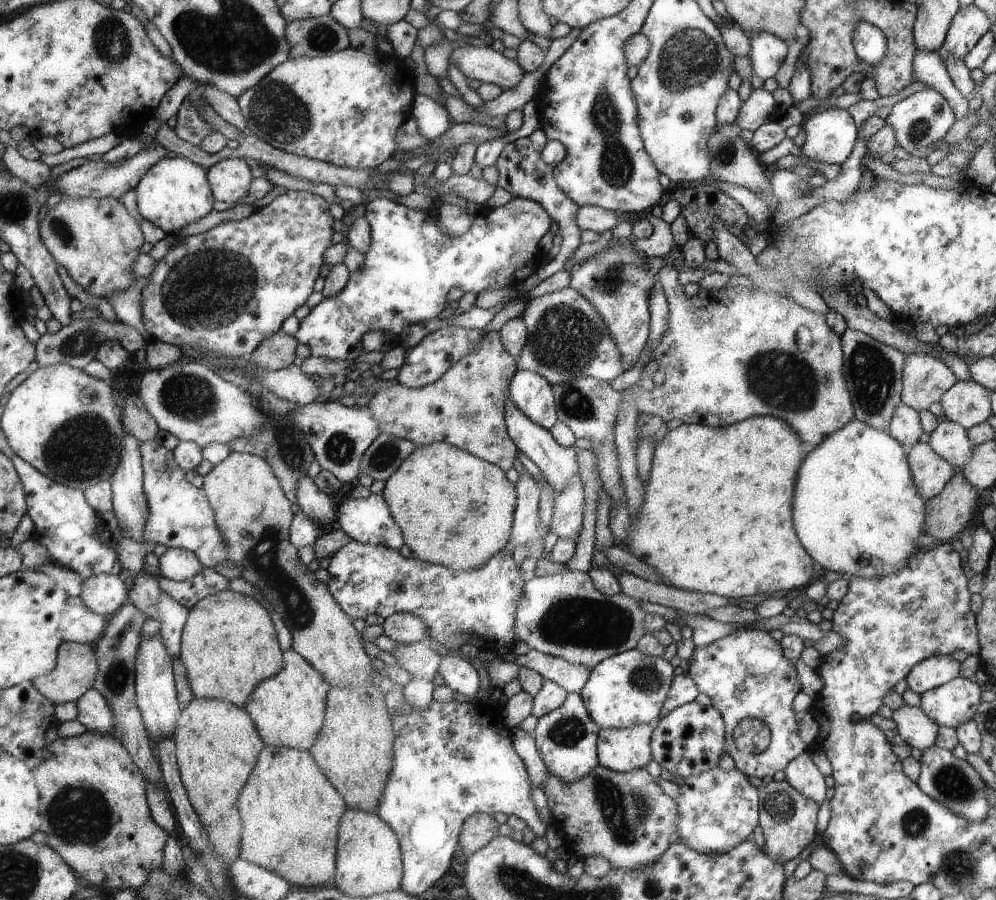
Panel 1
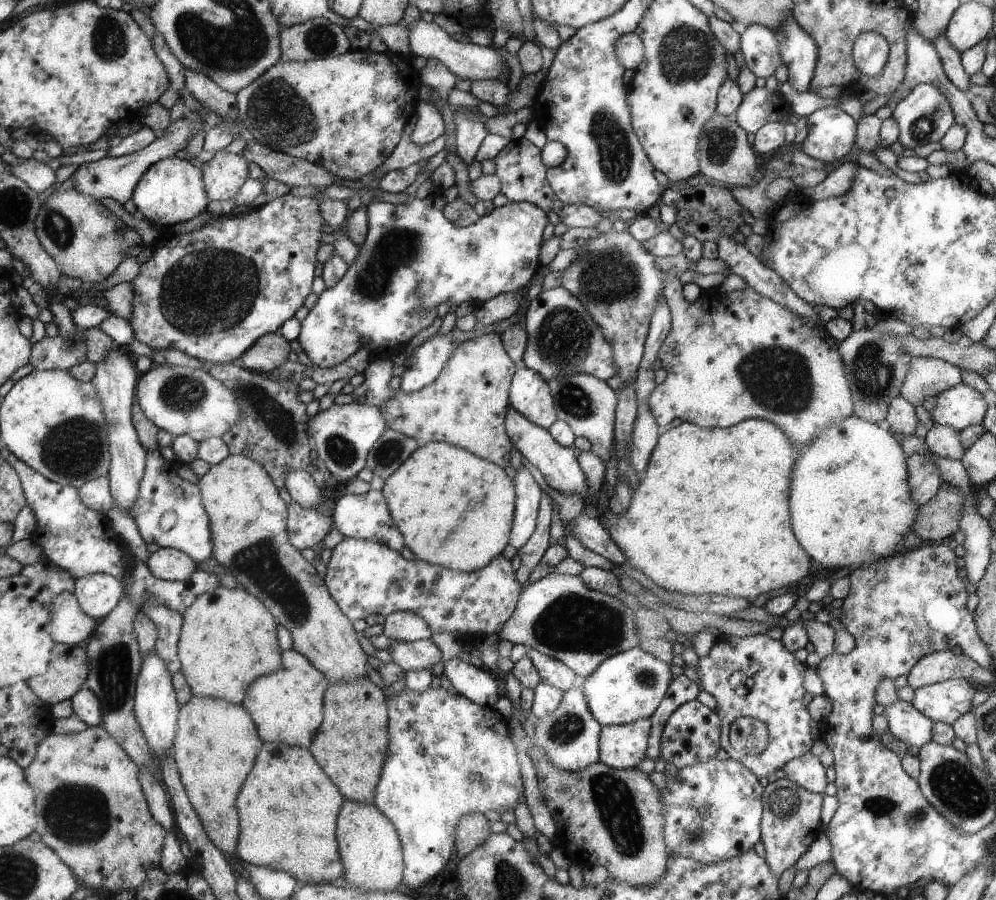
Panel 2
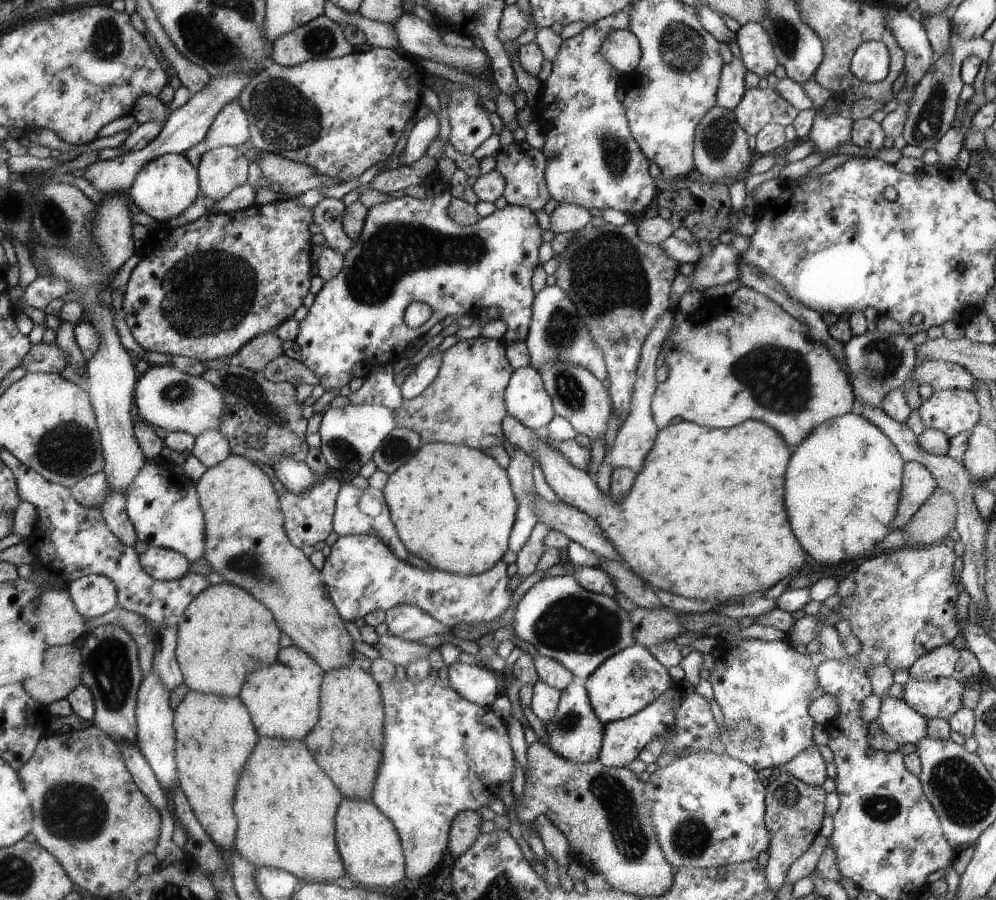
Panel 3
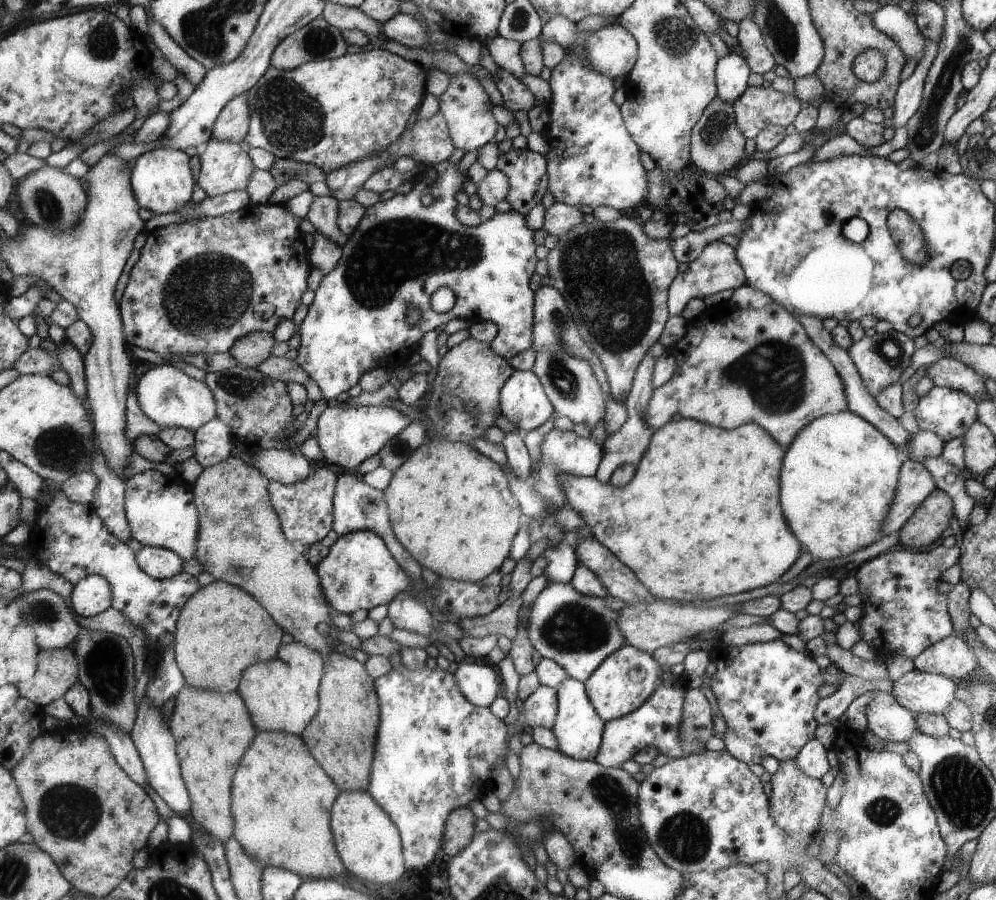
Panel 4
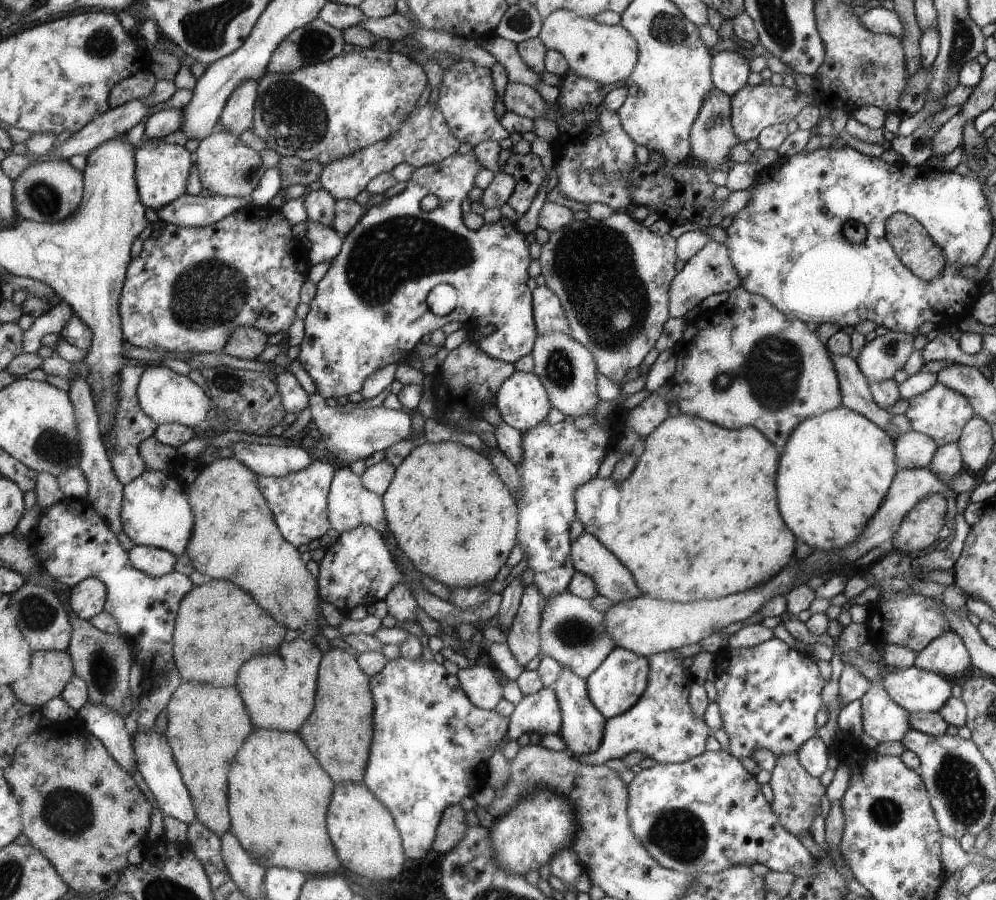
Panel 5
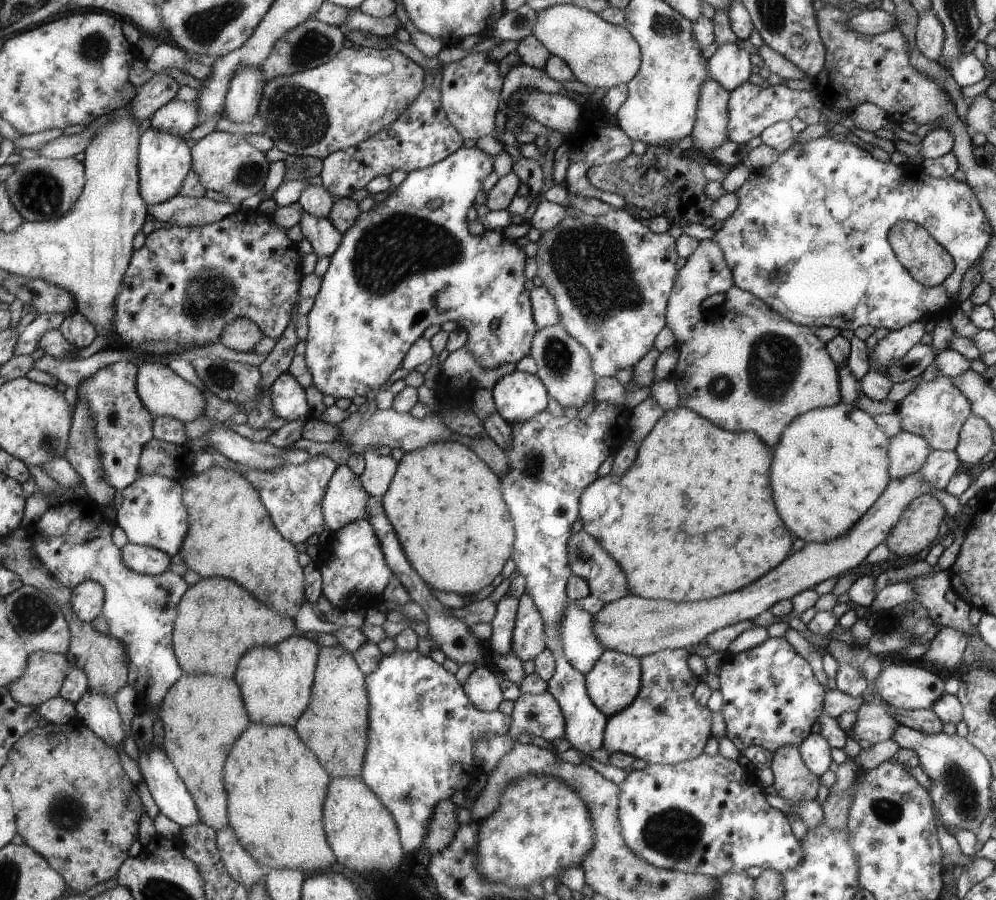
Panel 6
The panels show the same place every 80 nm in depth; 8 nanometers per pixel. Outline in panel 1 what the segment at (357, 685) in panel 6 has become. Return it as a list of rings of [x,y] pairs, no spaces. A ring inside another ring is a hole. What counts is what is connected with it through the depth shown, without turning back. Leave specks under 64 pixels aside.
[[[330,688],[328,712],[320,737],[321,742],[317,748],[311,750],[313,758],[321,764],[321,768],[325,768],[325,774],[329,776],[329,780],[333,780],[333,784],[337,784],[337,788],[341,788],[341,796],[344,797],[345,804],[349,804],[349,808],[366,813],[376,812],[392,768],[394,756],[394,732],[391,716],[385,708],[383,694],[377,688],[372,688],[371,694],[364,693],[363,695],[347,689]]]

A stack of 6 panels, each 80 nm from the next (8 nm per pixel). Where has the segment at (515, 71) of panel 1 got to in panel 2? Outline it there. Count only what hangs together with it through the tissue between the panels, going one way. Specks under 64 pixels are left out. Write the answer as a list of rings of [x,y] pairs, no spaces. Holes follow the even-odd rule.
[[[419,19],[415,24],[405,27],[408,28],[408,43],[411,56],[423,56],[426,60],[428,58],[435,58],[435,60],[444,64],[453,75],[460,79],[471,81],[497,79],[507,84],[506,73],[508,68],[495,48],[471,42],[462,43],[454,41],[434,22],[428,23],[422,19]]]

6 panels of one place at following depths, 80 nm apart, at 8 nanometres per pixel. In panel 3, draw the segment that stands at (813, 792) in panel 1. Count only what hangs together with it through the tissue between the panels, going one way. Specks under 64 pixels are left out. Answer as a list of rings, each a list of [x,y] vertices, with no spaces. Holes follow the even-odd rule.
[[[815,743],[804,748],[799,755],[794,756],[787,763],[783,763],[780,768],[791,776],[809,786],[820,787],[826,779],[825,761],[819,754]]]

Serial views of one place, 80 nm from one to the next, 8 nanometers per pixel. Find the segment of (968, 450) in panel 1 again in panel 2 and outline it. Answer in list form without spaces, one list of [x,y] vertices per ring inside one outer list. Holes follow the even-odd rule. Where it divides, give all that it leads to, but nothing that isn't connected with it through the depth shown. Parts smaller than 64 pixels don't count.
[[[932,425],[924,438],[928,452],[944,459],[959,461],[965,450],[960,441],[960,432],[947,425]]]

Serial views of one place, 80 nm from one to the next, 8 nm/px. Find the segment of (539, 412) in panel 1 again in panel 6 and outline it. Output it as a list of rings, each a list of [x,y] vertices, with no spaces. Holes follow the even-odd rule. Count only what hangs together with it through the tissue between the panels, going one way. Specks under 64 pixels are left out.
[[[517,370],[497,379],[490,393],[496,412],[507,424],[524,423],[549,402],[540,377]]]

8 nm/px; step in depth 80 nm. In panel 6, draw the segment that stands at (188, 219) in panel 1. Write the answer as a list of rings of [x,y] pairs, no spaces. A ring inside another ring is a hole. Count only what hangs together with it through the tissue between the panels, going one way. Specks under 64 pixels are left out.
[[[150,127],[140,138],[140,191],[148,205],[158,205],[179,195],[192,168],[192,148],[179,135]]]

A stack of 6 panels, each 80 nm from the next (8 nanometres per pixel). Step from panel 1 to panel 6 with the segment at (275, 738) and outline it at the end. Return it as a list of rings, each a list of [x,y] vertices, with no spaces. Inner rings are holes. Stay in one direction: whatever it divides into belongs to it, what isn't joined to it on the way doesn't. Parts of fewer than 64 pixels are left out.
[[[292,636],[272,647],[257,647],[245,654],[237,670],[237,682],[245,692],[245,704],[253,722],[295,727],[309,708],[316,683],[320,645],[303,636]]]

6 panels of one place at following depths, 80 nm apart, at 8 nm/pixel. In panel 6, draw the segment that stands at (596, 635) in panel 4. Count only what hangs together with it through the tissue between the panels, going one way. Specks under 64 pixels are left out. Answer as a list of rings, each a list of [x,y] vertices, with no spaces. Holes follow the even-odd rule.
[[[567,600],[560,620],[560,650],[564,659],[581,674],[587,674],[604,651],[592,631],[594,615],[581,608],[577,601]]]

